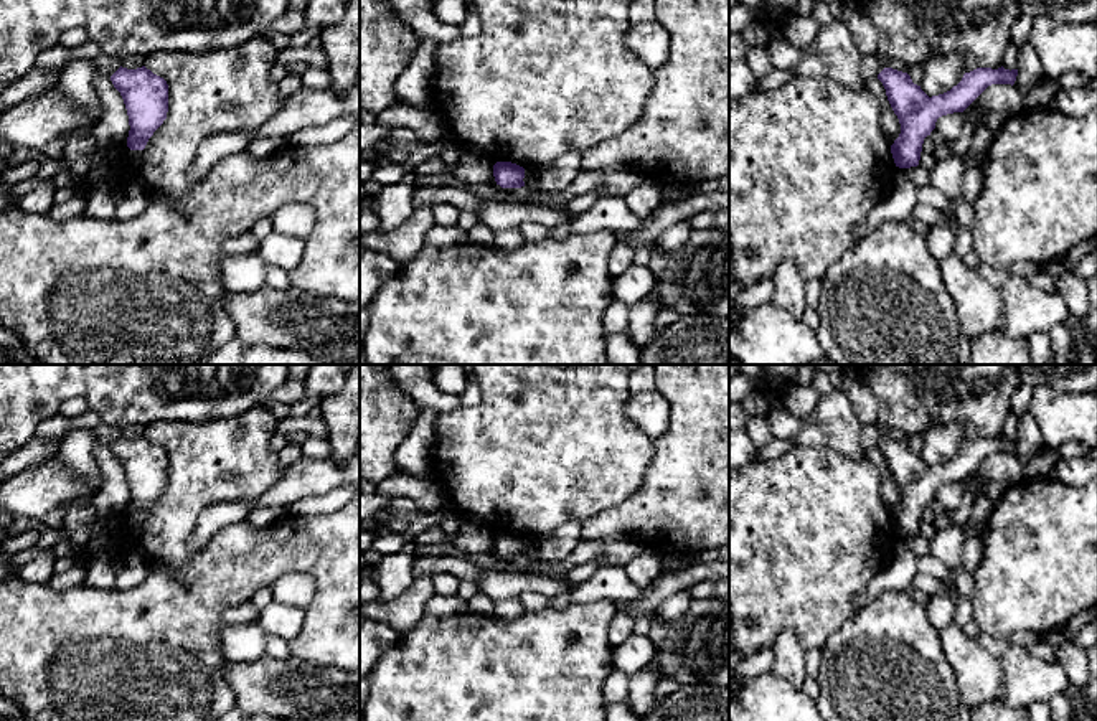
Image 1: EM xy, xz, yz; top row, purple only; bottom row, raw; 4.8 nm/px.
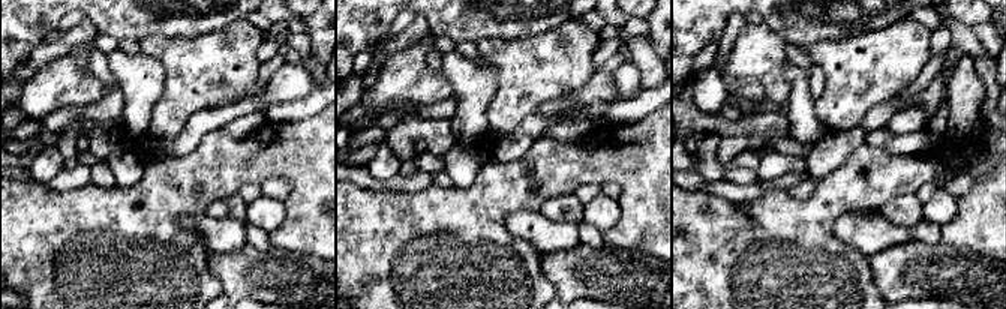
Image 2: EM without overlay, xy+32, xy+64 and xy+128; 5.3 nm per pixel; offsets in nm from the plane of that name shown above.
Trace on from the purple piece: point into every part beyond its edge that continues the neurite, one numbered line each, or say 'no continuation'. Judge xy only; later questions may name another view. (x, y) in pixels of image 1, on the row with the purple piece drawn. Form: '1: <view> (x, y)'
no continuation

